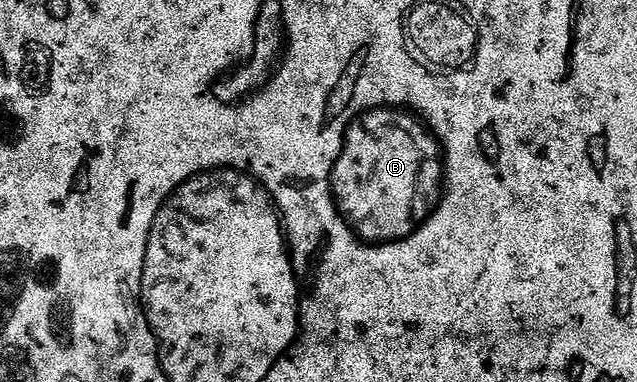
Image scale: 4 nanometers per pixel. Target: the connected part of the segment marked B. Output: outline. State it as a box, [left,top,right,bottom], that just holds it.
[343,107,443,191]

